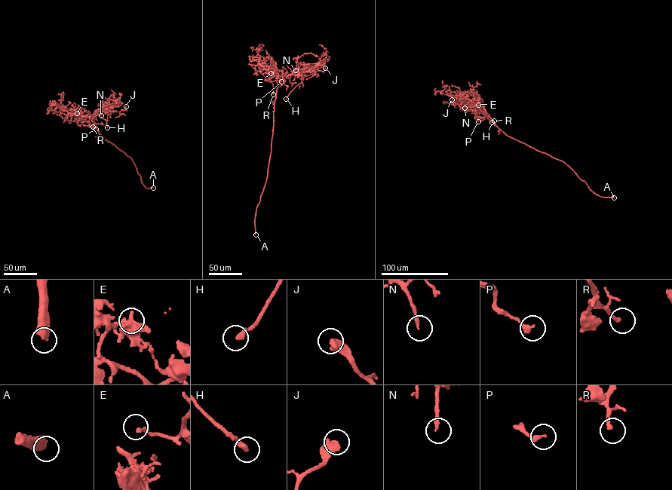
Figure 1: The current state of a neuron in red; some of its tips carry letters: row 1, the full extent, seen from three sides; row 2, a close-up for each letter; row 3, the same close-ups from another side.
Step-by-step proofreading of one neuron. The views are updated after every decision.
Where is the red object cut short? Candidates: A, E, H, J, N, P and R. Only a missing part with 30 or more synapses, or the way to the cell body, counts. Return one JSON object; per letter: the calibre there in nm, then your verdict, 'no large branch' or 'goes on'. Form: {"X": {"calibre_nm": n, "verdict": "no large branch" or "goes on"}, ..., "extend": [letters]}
{"A": {"calibre_nm": 550, "verdict": "goes on"}, "E": {"calibre_nm": 190, "verdict": "no large branch"}, "H": {"calibre_nm": 280, "verdict": "no large branch"}, "J": {"calibre_nm": 550, "verdict": "no large branch"}, "N": {"calibre_nm": 200, "verdict": "goes on"}, "P": {"calibre_nm": 280, "verdict": "no large branch"}, "R": {"calibre_nm": 170, "verdict": "no large branch"}, "extend": ["A", "N"]}

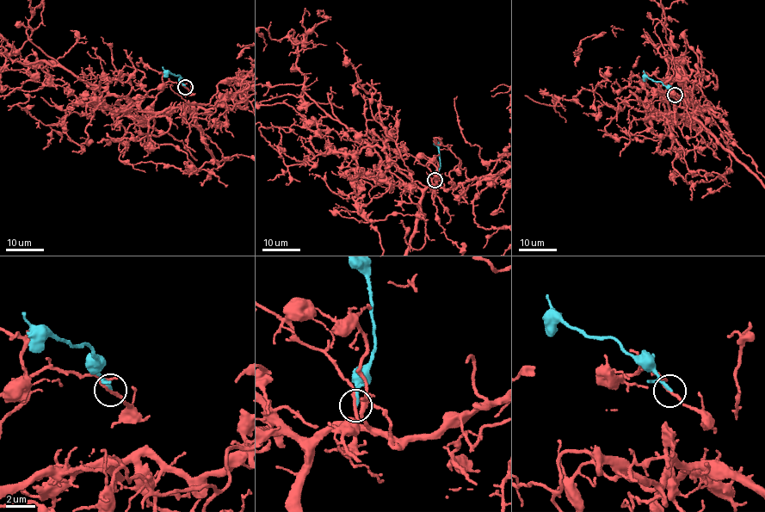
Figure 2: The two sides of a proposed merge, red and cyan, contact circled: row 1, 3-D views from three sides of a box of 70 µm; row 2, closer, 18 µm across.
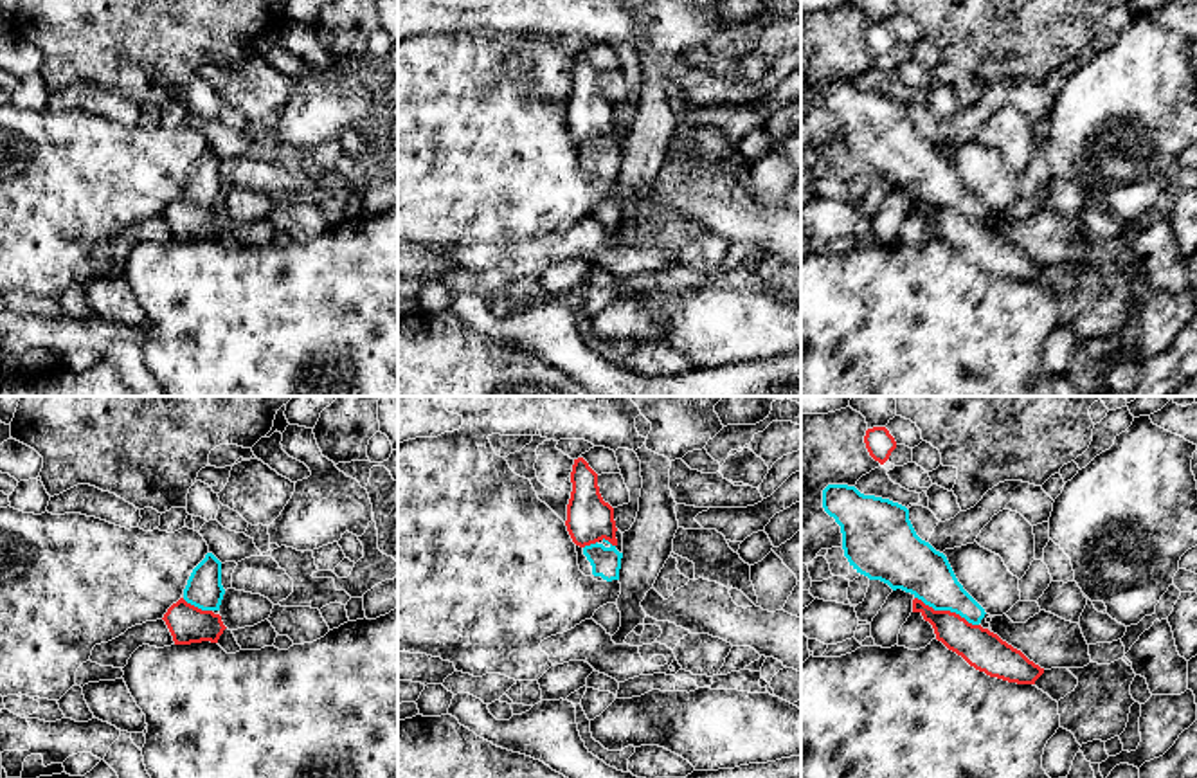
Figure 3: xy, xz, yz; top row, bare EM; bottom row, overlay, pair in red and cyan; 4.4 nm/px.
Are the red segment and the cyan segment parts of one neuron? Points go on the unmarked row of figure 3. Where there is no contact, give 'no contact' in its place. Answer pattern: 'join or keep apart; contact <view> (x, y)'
keep apart; contact yz (947, 208)

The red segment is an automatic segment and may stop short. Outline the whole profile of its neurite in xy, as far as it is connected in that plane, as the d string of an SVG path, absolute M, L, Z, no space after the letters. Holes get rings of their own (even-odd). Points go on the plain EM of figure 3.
M184 194L173 200L162 214L173 232L175 241L211 238L218 240L227 225L220 211L202 207Z

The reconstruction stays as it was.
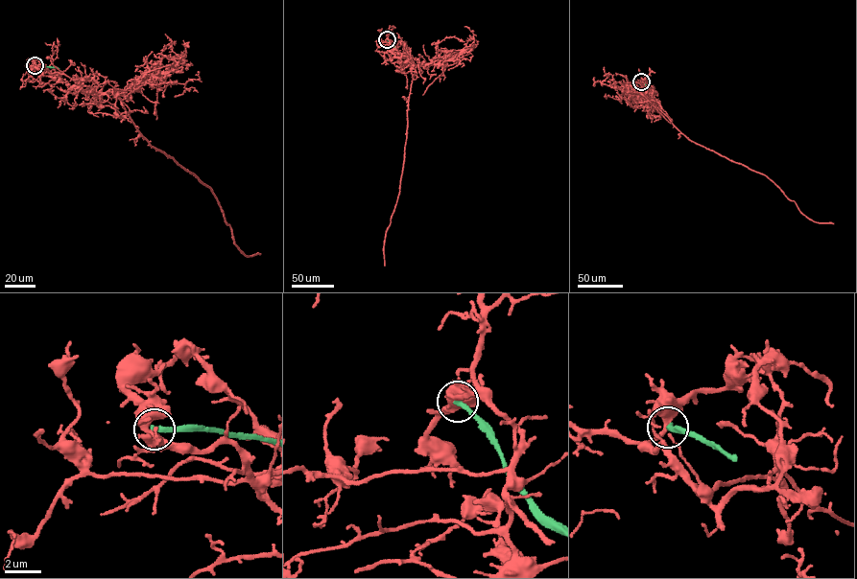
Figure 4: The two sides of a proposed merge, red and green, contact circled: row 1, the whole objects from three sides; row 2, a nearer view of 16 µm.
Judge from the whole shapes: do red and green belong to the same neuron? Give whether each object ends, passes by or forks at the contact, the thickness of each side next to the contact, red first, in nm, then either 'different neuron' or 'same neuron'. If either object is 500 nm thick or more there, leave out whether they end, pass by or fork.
red passes by; green ends; calibres 320 and 280 nm; different neuron

